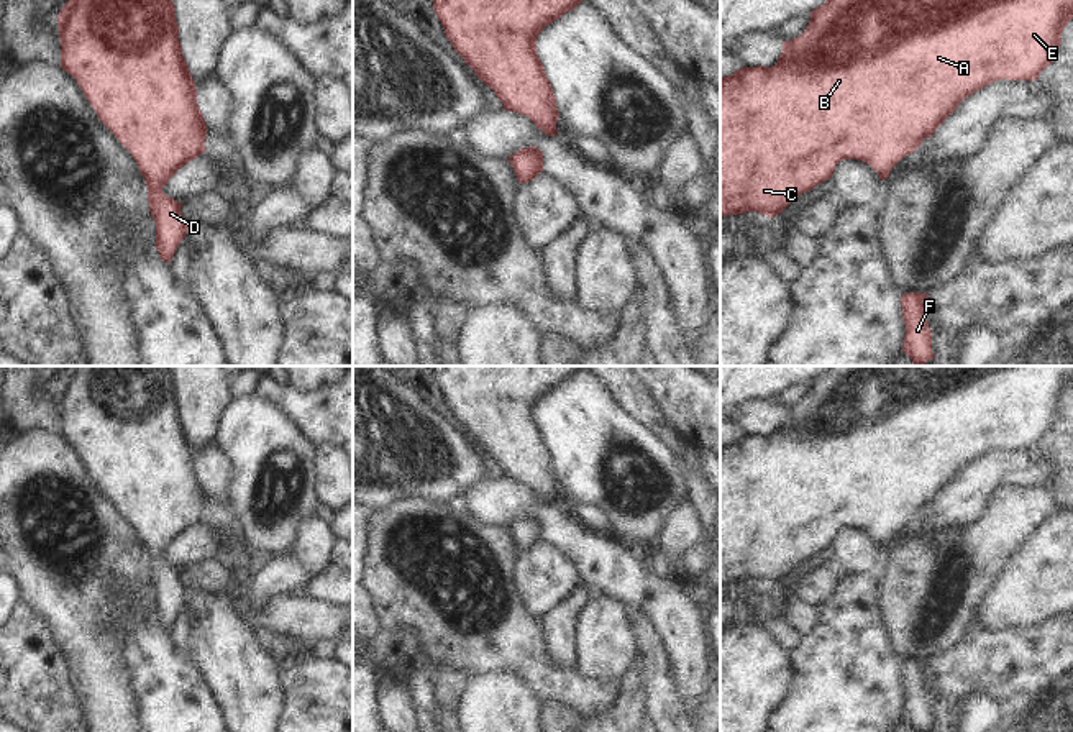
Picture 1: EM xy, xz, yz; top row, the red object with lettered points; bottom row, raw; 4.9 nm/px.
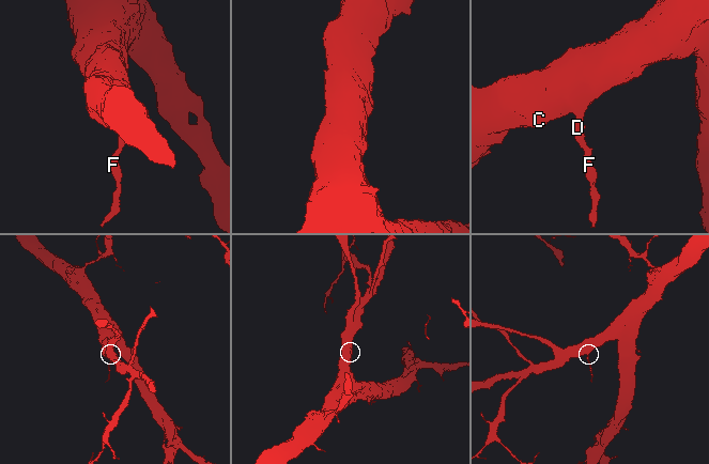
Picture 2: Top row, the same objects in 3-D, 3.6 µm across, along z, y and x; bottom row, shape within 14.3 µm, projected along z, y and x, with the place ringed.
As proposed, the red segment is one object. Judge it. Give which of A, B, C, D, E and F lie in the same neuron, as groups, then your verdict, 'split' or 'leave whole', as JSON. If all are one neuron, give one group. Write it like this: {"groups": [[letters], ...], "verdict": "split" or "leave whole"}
{"groups": [["A", "B", "C", "D", "E", "F"]], "verdict": "leave whole"}

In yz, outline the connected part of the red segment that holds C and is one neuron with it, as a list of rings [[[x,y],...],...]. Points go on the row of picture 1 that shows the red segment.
[[[827,0],[810,11],[801,36],[783,43],[773,67],[742,67],[720,77],[720,217],[756,212],[773,218],[796,197],[832,179],[835,166],[843,159],[863,161],[878,172],[879,181],[888,179],[891,169],[930,138],[966,97],[996,80],[1037,80],[1052,64],[1071,18],[1073,0]]]

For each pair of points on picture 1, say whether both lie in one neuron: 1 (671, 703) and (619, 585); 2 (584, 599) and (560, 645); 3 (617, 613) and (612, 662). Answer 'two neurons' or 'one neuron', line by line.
1: two neurons
2: one neuron
3: one neuron

